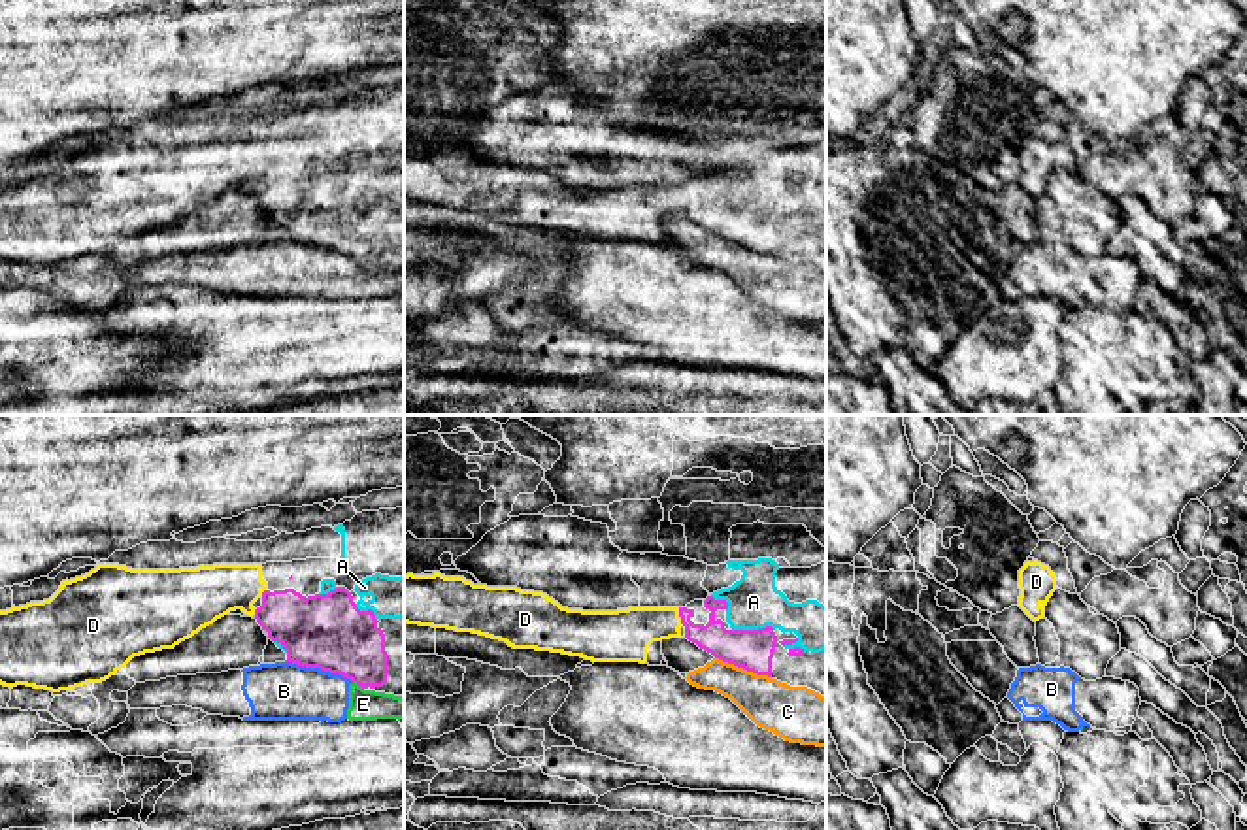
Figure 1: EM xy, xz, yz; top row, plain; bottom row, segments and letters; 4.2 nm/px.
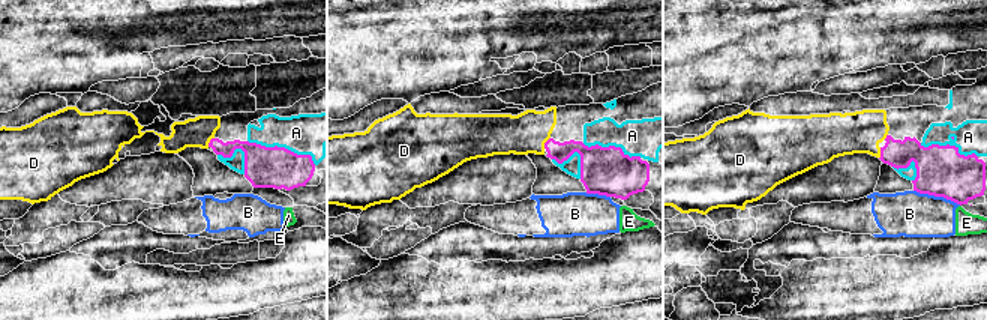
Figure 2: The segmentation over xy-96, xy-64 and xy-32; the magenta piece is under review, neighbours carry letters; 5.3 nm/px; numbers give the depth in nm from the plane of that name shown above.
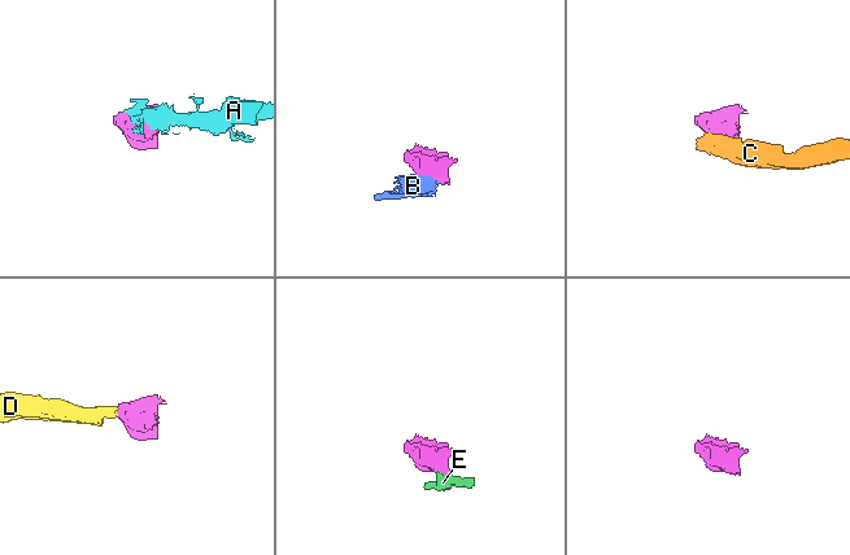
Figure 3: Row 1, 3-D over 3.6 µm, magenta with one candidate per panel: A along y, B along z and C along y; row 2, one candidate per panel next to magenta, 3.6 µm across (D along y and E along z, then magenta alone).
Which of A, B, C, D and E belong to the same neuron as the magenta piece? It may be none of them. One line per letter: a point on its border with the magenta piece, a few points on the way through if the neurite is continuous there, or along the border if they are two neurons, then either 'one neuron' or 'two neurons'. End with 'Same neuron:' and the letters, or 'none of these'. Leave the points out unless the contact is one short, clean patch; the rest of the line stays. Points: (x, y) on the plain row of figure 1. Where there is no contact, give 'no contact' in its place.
A: meets magenta in xz at (751, 208); one neuron
B: meets magenta in xy at (319, 246); border along xy (285, 238), (338, 249), (353, 259); two neurons
C: meets magenta in xz at (744, 246); border along xz (715, 234), (770, 255); two neurons
D: meets magenta in xz at (680, 193); one neuron
E: meets magenta in xy at (359, 263); border along xy (353, 259), (363, 266); two neurons
Same neuron: A, D

